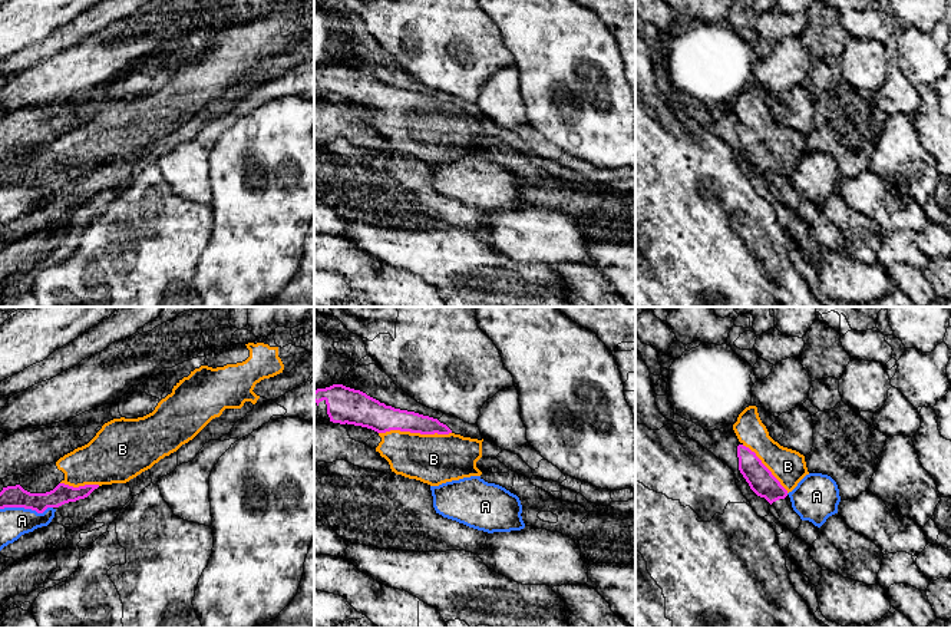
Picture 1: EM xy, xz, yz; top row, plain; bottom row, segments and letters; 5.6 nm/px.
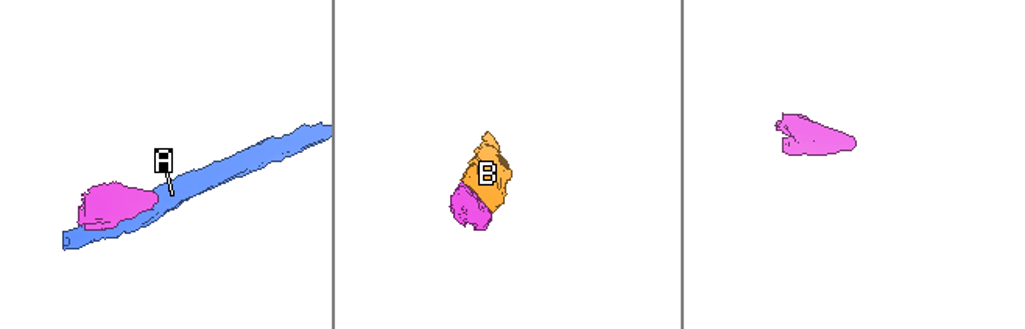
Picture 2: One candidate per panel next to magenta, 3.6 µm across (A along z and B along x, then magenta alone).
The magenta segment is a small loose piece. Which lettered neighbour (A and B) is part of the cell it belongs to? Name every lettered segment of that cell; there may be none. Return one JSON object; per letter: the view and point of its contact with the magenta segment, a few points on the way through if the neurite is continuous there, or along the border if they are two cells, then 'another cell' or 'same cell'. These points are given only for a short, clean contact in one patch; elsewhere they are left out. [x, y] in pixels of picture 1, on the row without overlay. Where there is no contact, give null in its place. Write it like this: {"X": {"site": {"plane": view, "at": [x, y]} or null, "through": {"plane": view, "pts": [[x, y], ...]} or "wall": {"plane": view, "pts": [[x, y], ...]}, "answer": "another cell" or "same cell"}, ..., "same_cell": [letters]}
{"A": {"site": {"plane": "xy", "at": [26, 187]}, "wall": {"plane": "xy", "pts": [[52, 185], [42, 191], [23, 187], [0, 188]]}, "answer": "another cell"}, "B": {"site": {"plane": "xz", "at": [415, 111]}, "answer": "same cell"}, "same_cell": ["B"]}

